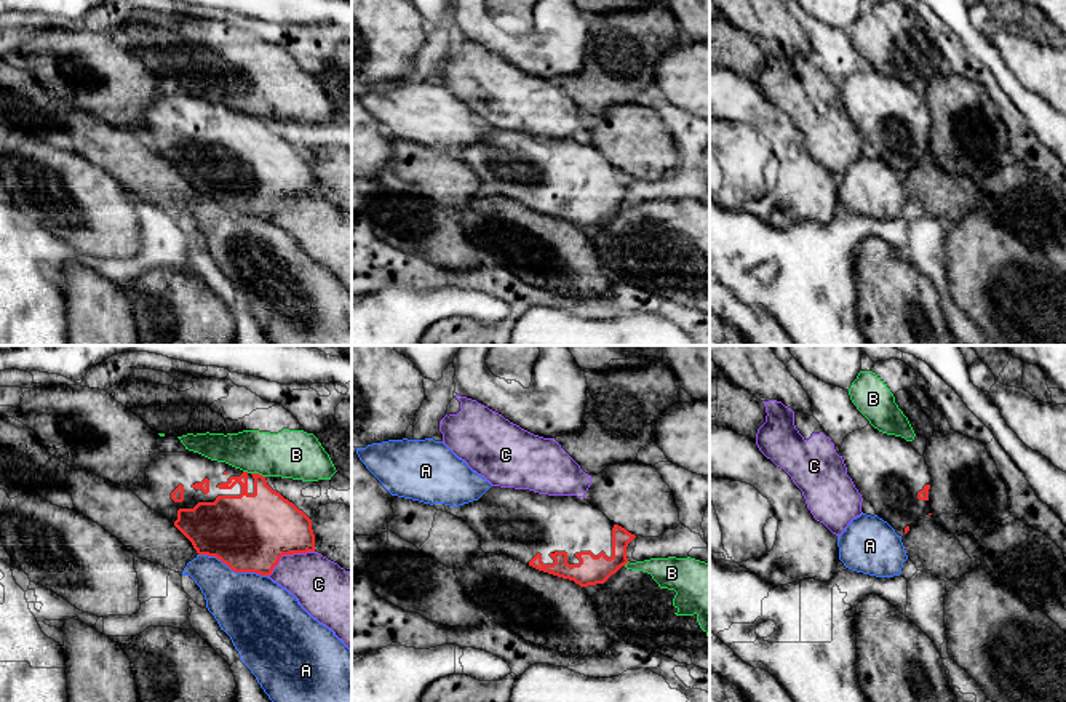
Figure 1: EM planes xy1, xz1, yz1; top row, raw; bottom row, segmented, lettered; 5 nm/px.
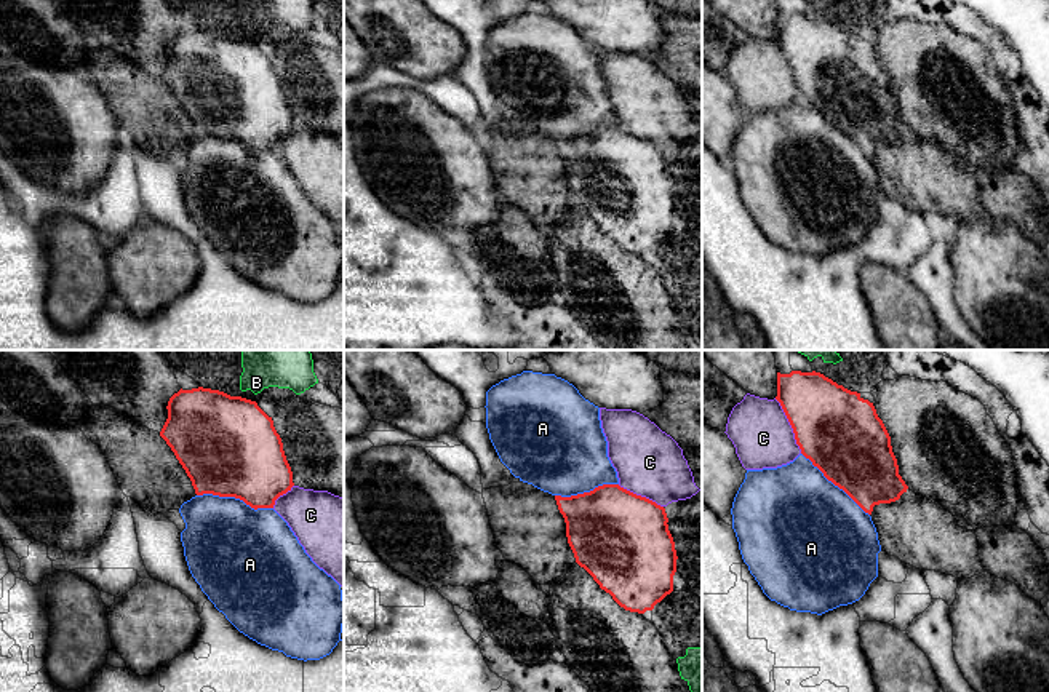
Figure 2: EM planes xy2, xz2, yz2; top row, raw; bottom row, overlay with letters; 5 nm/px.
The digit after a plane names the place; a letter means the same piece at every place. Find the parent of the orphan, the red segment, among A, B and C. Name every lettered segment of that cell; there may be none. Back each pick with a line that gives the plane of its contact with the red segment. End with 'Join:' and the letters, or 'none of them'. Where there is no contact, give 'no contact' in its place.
Join: none of them

